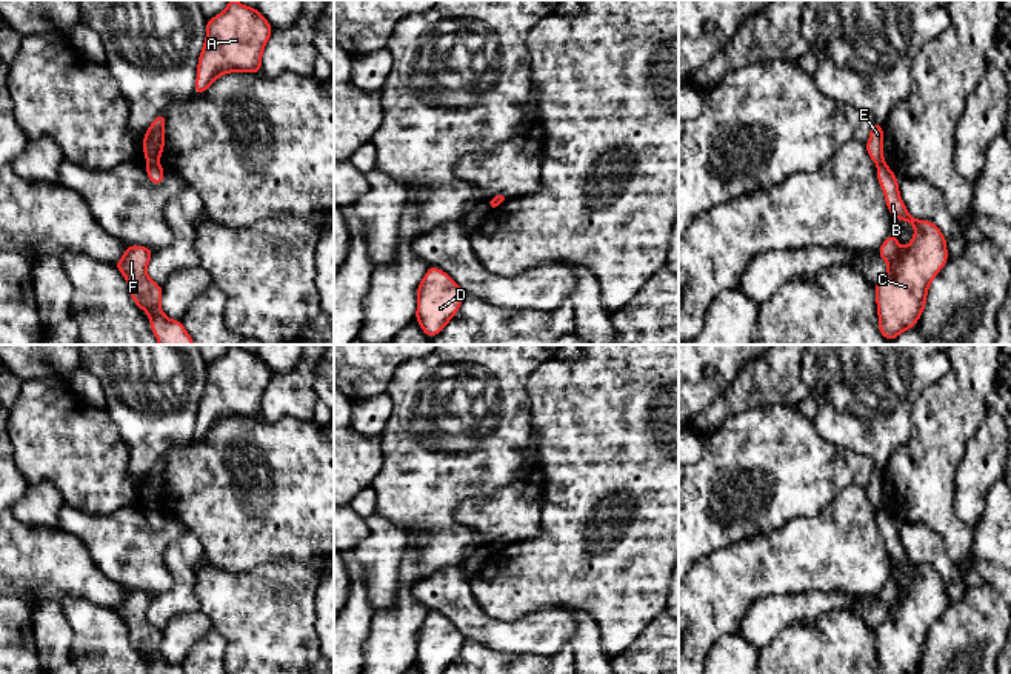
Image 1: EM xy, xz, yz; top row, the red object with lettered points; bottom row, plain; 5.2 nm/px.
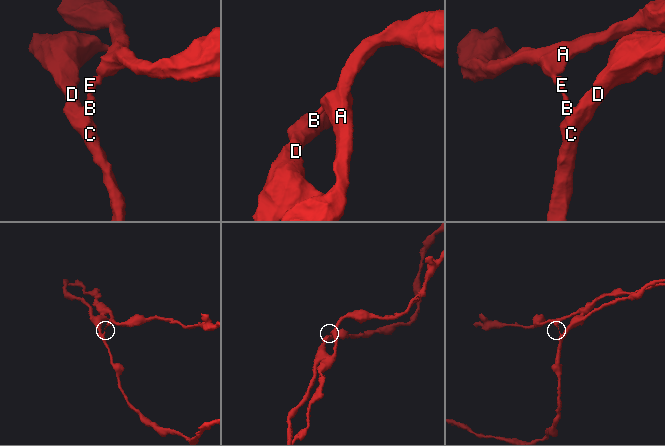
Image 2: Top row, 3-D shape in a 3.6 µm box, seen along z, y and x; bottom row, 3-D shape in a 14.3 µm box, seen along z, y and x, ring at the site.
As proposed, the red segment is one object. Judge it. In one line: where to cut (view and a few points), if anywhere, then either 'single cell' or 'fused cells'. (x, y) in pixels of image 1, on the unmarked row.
xy (146, 505), (157, 508) | fused cells

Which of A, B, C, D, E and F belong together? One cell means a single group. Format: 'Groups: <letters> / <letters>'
Groups: A E / B C D F

